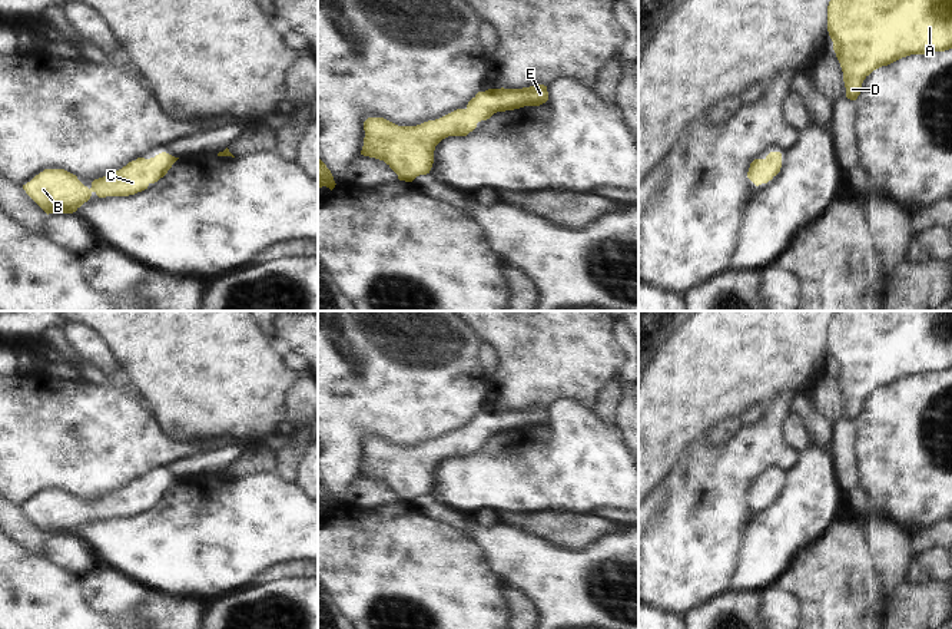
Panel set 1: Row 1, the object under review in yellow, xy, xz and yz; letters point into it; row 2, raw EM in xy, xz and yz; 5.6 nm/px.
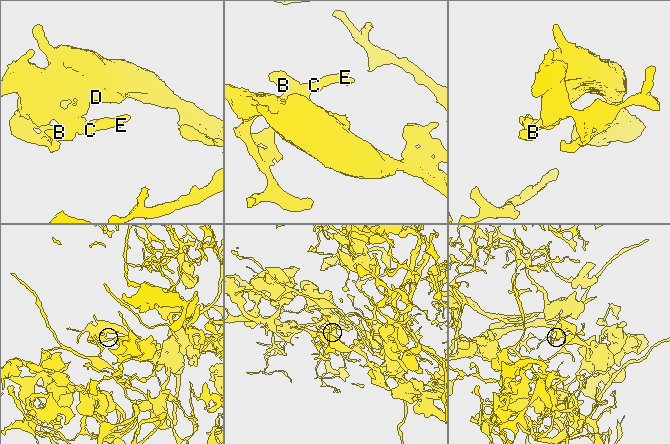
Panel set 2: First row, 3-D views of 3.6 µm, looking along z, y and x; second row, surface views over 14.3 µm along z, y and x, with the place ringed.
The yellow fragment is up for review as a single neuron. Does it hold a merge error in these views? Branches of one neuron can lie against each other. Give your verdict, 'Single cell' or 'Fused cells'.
Single cell

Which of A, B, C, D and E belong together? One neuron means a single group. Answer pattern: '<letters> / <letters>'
A B C D E

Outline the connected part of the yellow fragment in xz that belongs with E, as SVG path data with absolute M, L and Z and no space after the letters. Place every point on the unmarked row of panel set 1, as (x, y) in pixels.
M534 405L523 410L488 410L478 413L465 430L457 430L439 440L417 447L398 447L384 438L364 443L361 476L384 481L399 501L412 503L429 494L435 467L448 457L467 457L481 441L497 433L524 427L540 427L548 421L547 407Z

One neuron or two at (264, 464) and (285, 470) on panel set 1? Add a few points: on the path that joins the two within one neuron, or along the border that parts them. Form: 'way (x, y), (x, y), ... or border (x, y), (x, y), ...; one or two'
border (275, 452), (277, 467), (272, 472); two

